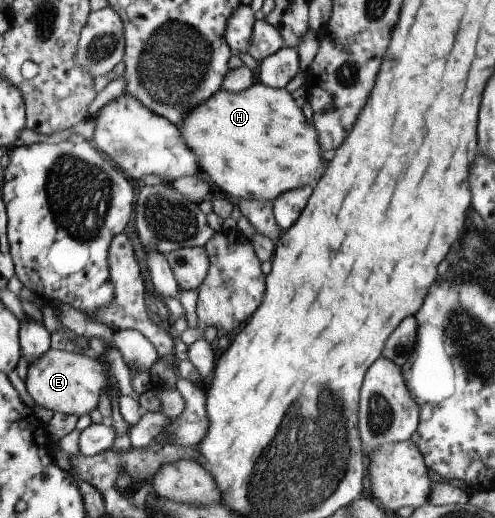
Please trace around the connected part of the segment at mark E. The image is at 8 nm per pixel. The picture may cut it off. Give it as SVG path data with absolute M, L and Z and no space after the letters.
M48 348L46 353L40 354L30 363L23 381L25 389L34 404L36 403L36 405L40 405L44 409L51 409L53 412L74 414L77 417L96 409L100 392L107 392L110 382L111 380L108 377L106 366L103 364L102 359L95 359L88 353L57 350L54 348Z

